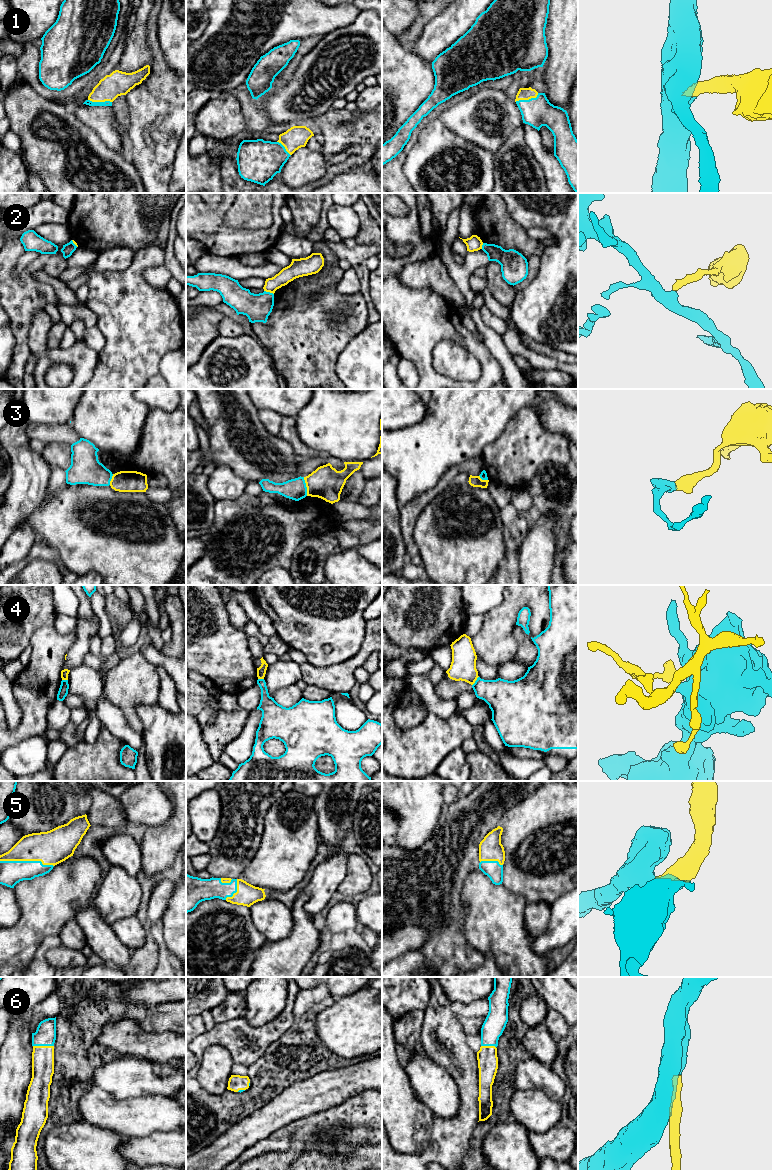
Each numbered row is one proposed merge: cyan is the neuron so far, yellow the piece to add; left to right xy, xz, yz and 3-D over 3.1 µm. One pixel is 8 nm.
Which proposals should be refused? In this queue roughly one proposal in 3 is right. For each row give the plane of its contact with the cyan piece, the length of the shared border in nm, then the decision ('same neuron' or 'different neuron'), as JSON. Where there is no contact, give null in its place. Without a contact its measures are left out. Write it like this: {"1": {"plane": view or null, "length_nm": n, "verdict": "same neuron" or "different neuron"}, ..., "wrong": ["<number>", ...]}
{"1": {"plane": "yz", "length_nm": 200, "verdict": "same neuron"}, "2": {"plane": "xz", "length_nm": 90, "verdict": "different neuron"}, "3": {"plane": "xz", "length_nm": 160, "verdict": "different neuron"}, "4": {"plane": "yz", "length_nm": 90, "verdict": "different neuron"}, "5": {"plane": "xy", "length_nm": 440, "verdict": "same neuron"}, "6": {"plane": "xy", "length_nm": 170, "verdict": "same neuron"}, "wrong": ["2", "3", "4"]}

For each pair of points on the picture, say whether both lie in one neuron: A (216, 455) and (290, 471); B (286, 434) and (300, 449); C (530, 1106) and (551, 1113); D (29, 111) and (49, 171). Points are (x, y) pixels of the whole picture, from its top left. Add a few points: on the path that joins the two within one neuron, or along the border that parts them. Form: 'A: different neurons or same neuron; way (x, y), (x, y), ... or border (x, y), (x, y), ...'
A: same neuron; way (234, 455), (263, 455), (272, 457)
B: same neuron; way (290, 438), (297, 445)
C: same neuron; way (535, 1110), (538, 1113), (546, 1113)
D: same neuron; way (28, 126), (27, 129), (30, 135), (49, 156)

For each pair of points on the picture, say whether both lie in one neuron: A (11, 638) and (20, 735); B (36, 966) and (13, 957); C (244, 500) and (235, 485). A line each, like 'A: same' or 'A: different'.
A: different
B: different
C: different

